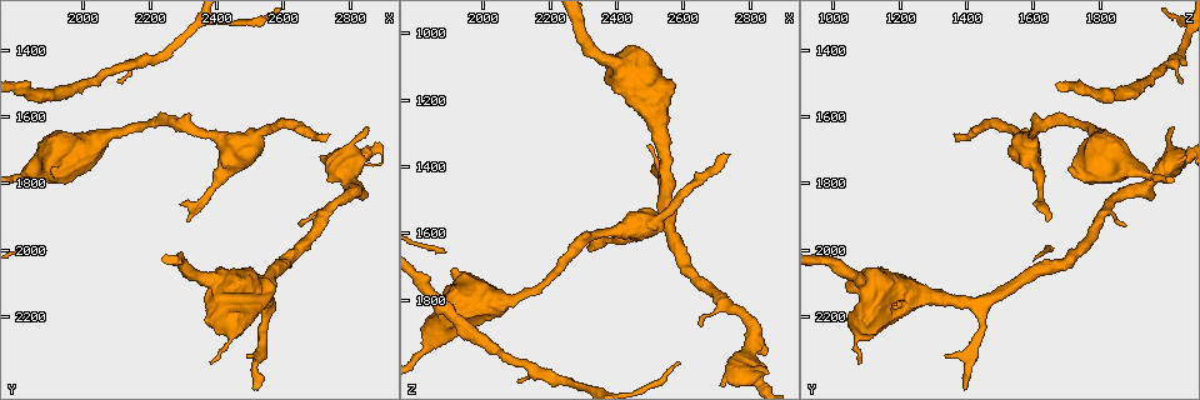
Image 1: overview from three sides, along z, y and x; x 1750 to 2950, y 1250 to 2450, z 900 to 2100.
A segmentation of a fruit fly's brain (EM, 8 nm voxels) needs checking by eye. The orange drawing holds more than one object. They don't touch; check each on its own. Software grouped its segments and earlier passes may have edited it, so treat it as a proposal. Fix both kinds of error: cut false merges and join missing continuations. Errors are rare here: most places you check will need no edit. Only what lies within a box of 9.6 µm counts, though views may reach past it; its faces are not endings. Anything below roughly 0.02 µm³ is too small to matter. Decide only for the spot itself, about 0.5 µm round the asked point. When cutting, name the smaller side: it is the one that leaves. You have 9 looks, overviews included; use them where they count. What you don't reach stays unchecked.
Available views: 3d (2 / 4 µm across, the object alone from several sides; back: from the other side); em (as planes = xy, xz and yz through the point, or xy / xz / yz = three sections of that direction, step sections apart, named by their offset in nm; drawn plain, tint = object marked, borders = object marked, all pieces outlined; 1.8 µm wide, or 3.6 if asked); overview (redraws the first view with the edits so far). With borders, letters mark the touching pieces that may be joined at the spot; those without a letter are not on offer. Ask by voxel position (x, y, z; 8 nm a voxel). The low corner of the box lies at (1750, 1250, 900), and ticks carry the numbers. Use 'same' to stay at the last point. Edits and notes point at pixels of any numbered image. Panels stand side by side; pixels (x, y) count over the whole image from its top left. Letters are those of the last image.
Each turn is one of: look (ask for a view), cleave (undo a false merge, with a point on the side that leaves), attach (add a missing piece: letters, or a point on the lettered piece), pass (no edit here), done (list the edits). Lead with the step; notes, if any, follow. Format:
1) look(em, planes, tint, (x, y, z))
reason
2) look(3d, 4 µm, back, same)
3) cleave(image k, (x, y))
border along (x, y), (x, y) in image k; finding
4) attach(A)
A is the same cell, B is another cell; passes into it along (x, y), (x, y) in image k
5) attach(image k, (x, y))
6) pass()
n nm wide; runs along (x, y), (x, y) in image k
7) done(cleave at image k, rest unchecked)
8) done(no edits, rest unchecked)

look(3d, 2 µm, back, (2300, 1860, 1600))
tapers out

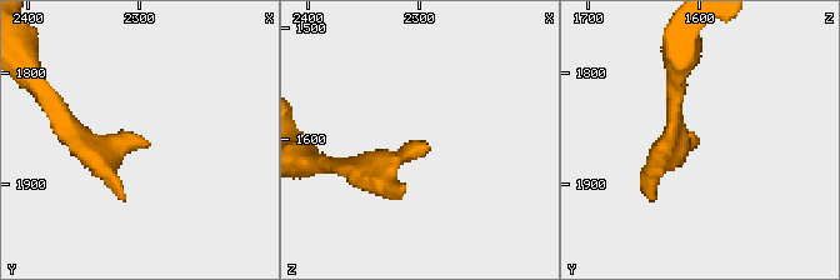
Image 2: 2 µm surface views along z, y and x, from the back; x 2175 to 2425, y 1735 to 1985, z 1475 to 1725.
look(em, yz, step 8, borders, (2292, 1860, 1606))

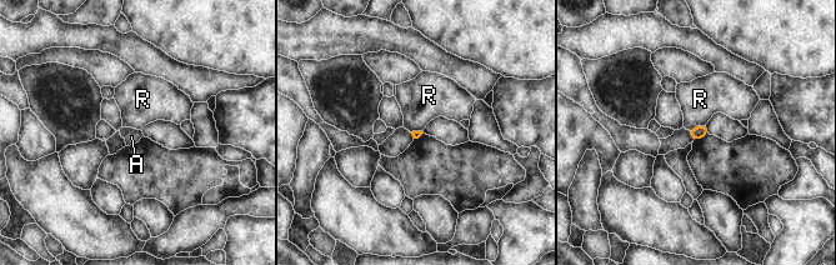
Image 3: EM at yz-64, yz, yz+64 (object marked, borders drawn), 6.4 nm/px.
look(em, planes, borders, same)

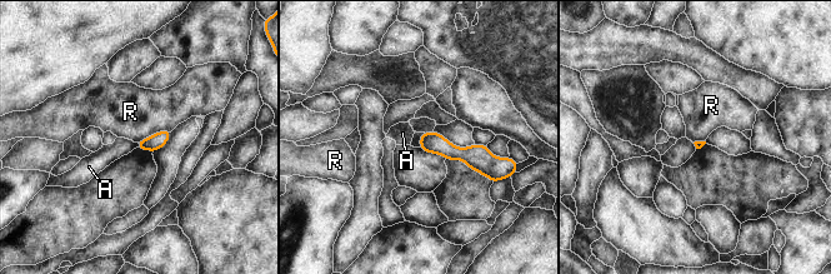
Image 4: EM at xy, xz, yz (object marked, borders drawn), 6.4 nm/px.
pass()
A and R are other cells; no lettered piece goes on from it

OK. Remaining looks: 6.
look(em, xy, step 8, tint, (2500, 2320, 1330))
branch stops here

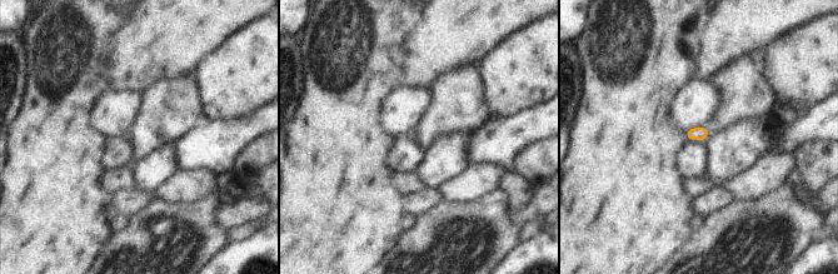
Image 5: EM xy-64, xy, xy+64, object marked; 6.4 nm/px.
look(em, planes, borders, same)

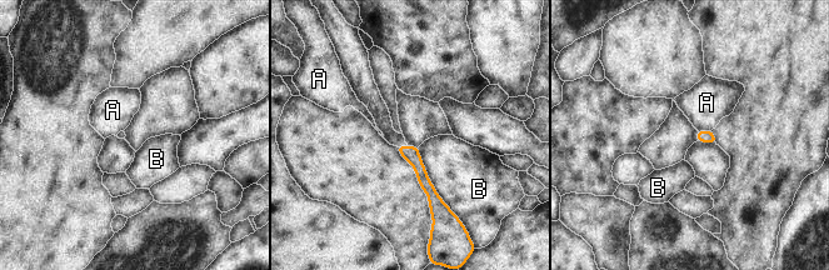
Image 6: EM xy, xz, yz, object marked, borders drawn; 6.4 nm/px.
pass()
A and B are other cells; runs along (401, 149), (417, 163), (437, 209) in image 6; no lettered piece goes on from it

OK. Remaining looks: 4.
look(3d, 2 µm, (2730, 1650, 1360))
an open end

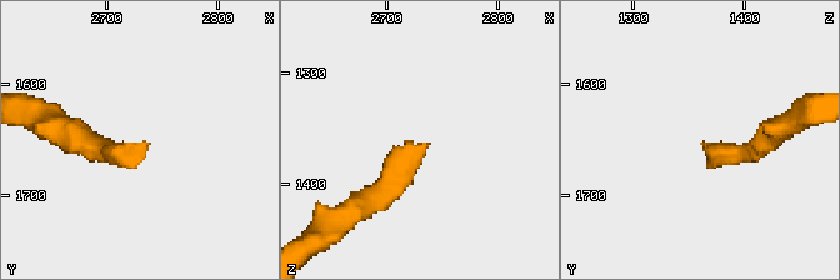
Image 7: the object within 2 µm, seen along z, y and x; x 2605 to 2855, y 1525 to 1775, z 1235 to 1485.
look(em, xy, step 4, borders, (2738, 1654, 1368))
shape alone is not enough

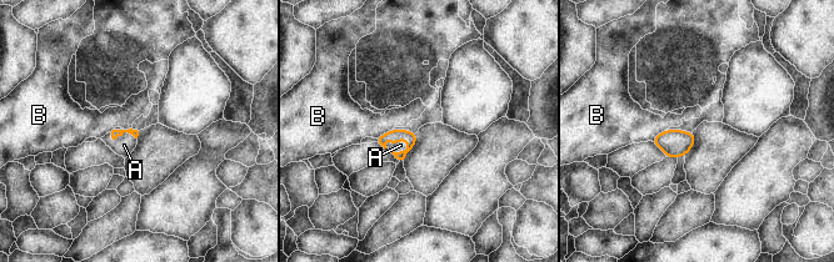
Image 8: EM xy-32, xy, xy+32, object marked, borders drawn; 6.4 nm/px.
look(em, planes, borders, same)
another direction

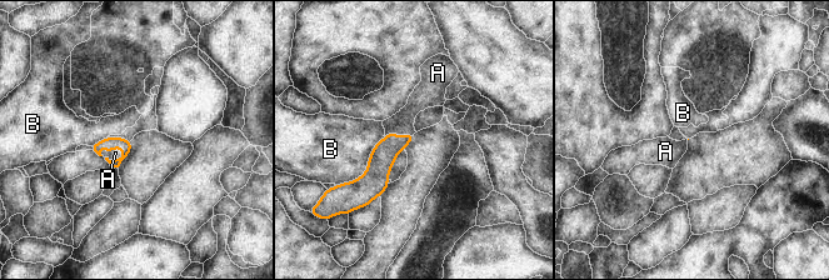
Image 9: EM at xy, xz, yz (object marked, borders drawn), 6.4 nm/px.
attach(A)
B touches over 440 nm; A is the same cell, B is another cell; passes into it along (110, 143), (111, 149), (115, 153) in image 9; it goes on there

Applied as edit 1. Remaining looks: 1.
look(em, xy, step 8, borders, (2850, 1640, 2020))
branch stops here

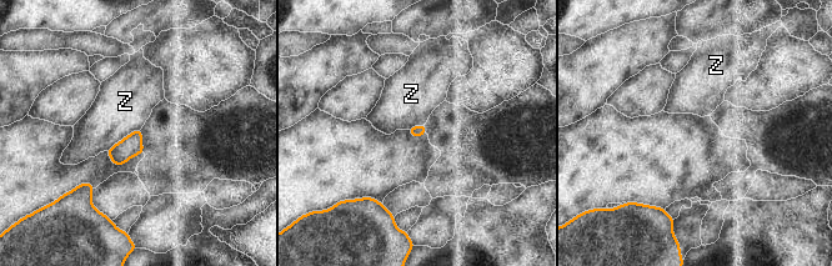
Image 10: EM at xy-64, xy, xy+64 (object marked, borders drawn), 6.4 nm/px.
pass()
Z touches over 260 nm; Z is another cell; none of them fits

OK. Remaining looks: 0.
done(attach at image 9, rest unchecked)

